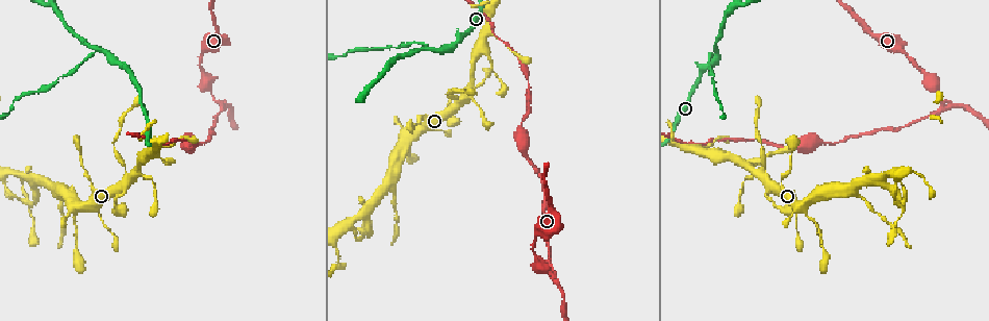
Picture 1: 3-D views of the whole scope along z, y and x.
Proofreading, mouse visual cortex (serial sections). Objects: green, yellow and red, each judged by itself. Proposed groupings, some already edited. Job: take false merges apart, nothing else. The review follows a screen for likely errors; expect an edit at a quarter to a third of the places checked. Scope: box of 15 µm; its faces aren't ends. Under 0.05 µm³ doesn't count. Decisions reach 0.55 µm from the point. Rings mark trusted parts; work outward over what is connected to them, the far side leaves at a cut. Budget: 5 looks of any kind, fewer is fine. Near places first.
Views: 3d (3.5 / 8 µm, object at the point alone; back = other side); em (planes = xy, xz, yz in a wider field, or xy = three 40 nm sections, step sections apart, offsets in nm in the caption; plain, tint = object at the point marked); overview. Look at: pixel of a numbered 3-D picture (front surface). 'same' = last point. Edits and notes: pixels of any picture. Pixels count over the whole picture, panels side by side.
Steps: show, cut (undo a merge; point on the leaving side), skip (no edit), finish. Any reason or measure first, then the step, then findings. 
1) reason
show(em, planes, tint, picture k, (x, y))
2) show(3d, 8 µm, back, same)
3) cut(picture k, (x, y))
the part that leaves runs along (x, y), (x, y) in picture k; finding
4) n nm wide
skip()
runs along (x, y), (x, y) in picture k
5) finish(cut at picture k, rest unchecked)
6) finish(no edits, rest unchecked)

arms part here
show(3d, 8 µm, picture 1, (99, 48))

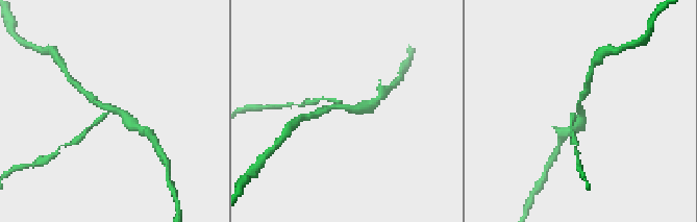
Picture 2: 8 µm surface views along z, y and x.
3 arms; arms of 150, 200, 400 nm; need the tissue
show(em, xy, step 5, tint, picture 2, (345, 105))

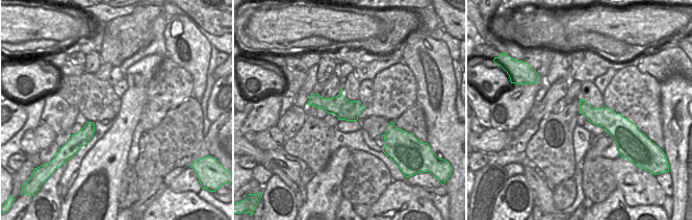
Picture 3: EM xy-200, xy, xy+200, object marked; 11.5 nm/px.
cut(picture 2, (95, 123))
two cells meet here

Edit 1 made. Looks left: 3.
show(overview)

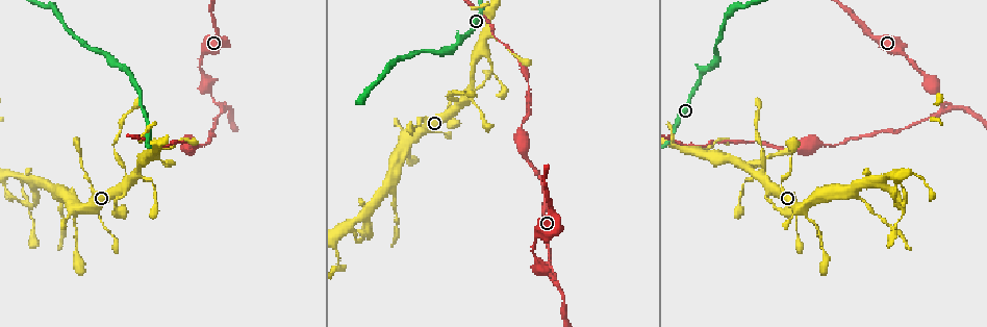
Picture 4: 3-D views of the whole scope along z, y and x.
a fork
show(3d, 8 µm, picture 4, (942, 108))

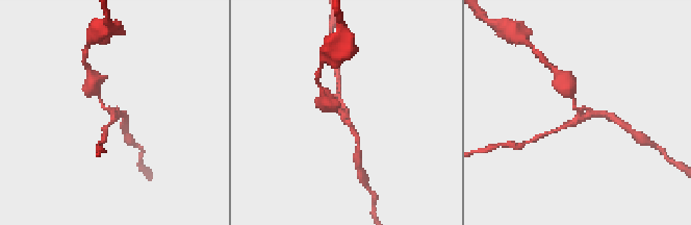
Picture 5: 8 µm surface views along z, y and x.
3 arms; arms of 150, 150, 200 nm; need the tissue
show(em, xy, step 2, tint, picture 5, (349, 113))

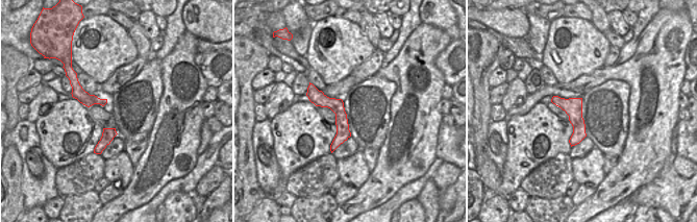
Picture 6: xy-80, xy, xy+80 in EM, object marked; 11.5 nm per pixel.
skip()
one cell here

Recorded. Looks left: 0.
finish(cut at picture 2, rest unchecked)

